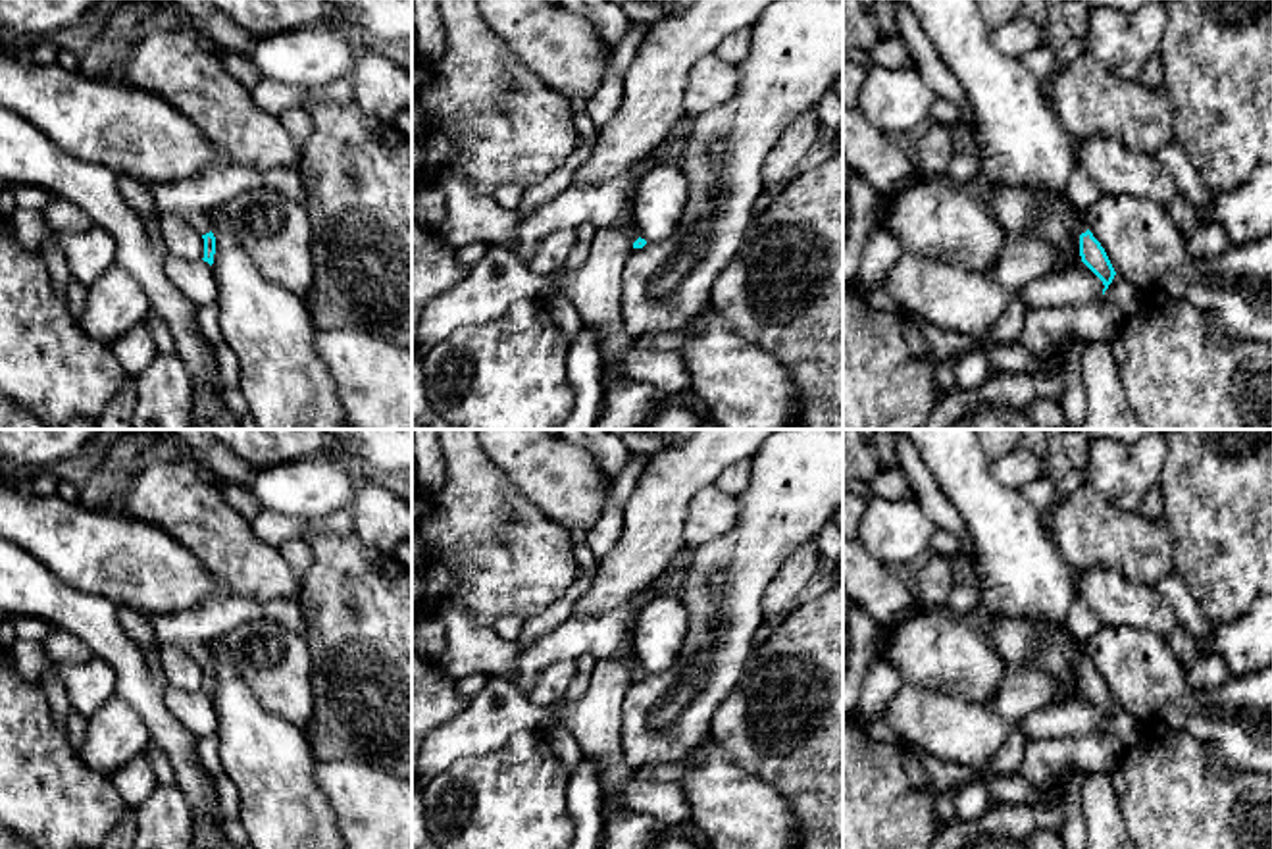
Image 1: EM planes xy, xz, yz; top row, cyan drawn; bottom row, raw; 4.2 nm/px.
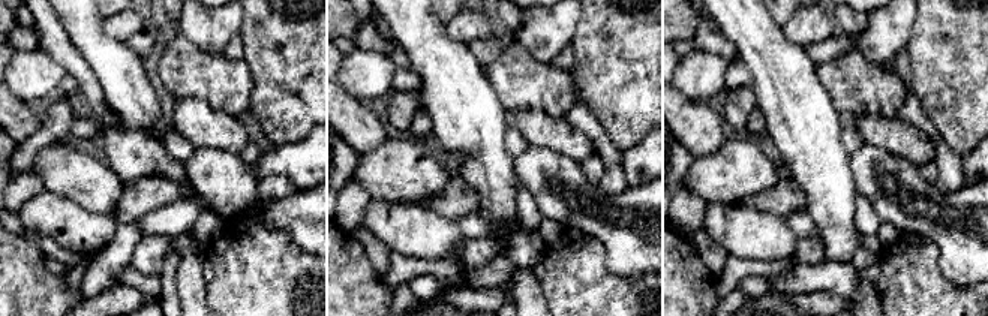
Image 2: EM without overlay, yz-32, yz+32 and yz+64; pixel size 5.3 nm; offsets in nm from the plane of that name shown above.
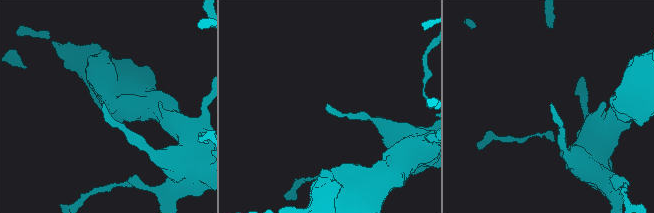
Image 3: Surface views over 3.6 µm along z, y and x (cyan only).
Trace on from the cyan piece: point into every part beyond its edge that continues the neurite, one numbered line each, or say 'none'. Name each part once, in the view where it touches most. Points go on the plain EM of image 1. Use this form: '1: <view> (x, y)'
1: xy (199, 651)

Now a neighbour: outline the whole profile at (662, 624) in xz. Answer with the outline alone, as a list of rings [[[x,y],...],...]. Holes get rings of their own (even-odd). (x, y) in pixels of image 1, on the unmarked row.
[[[658,595],[637,616],[635,660],[647,674],[662,674],[681,655],[689,635],[689,612],[677,595]]]

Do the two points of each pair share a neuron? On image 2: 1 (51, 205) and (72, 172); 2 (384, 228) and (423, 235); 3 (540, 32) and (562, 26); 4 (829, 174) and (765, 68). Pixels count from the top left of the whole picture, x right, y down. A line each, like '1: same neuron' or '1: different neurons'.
1: different neurons
2: same neuron
3: same neuron
4: same neuron

